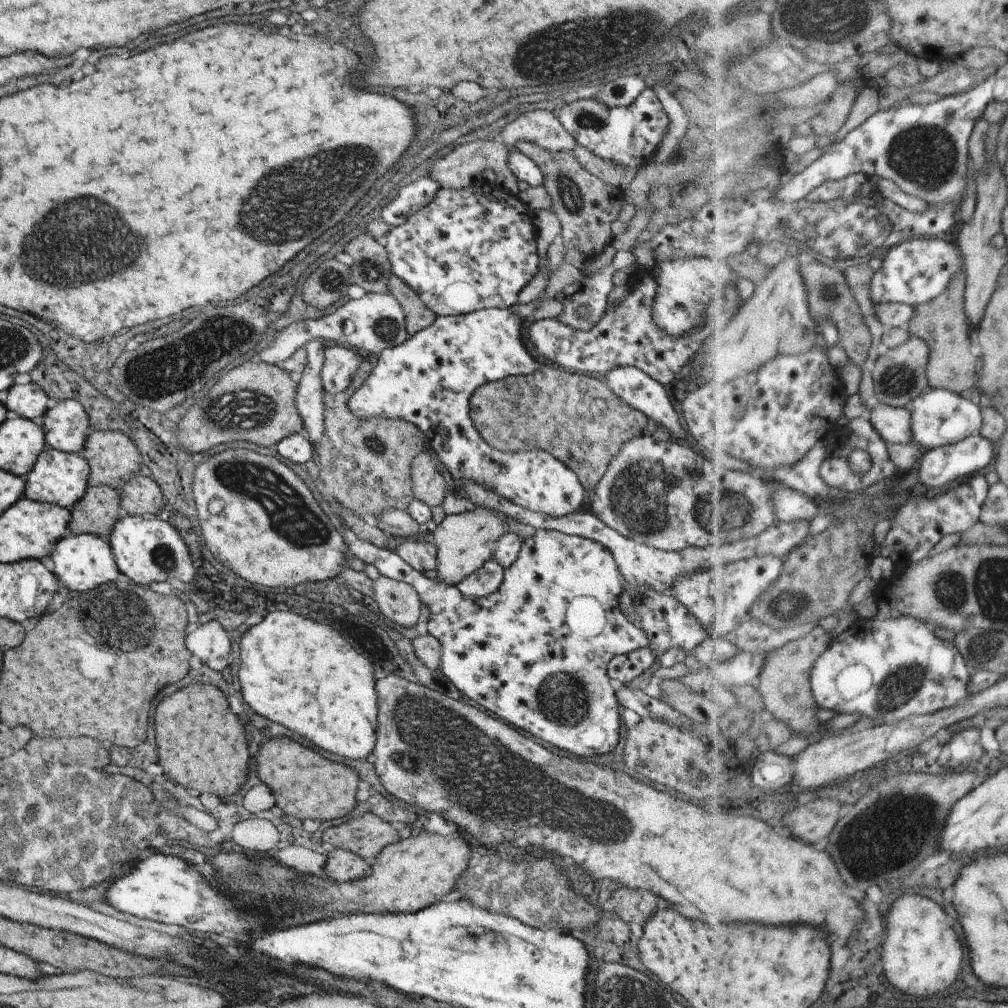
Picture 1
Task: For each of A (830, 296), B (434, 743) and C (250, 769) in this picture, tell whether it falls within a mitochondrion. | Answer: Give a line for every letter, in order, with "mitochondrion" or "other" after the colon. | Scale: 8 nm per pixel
A: mitochondrion
B: mitochondrion
C: other

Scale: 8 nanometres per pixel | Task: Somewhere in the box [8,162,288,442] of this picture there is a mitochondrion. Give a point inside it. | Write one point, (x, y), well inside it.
(61, 256)

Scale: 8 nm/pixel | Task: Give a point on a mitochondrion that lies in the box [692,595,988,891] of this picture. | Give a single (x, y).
(919, 809)

